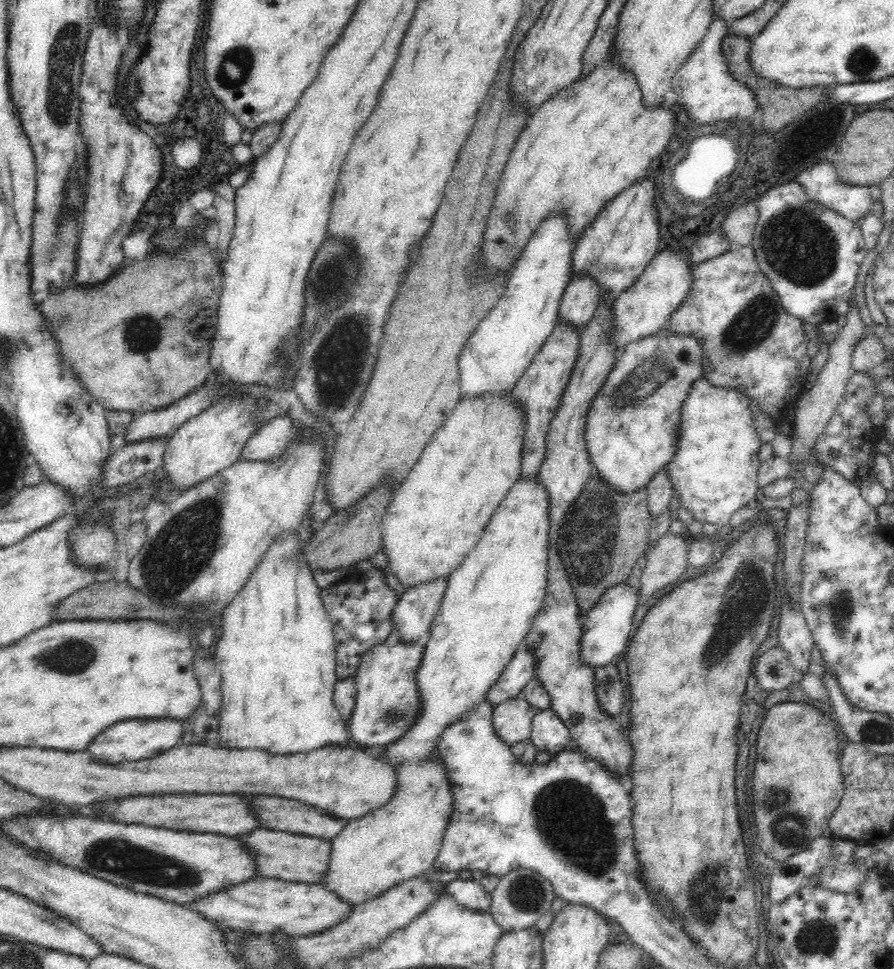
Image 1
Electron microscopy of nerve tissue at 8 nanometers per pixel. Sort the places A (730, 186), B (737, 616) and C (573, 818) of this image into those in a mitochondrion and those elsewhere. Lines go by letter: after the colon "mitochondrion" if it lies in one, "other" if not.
A: other
B: mitochondrion
C: mitochondrion

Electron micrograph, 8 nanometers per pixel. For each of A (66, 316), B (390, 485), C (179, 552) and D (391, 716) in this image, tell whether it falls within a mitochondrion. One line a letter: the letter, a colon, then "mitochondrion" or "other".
A: mitochondrion
B: other
C: mitochondrion
D: mitochondrion

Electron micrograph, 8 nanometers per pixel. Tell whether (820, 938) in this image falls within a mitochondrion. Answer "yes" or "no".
yes

